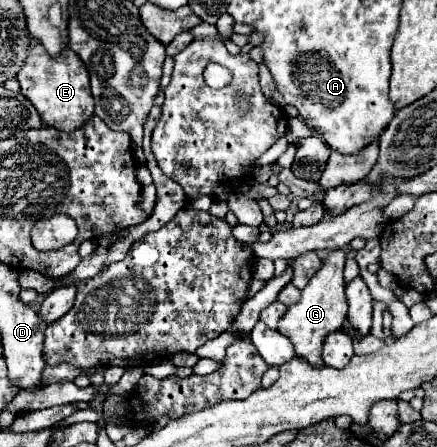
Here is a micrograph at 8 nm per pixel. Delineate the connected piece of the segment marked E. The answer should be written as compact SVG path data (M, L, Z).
M30 36L28 58L18 72L20 92L34 104L42 122L46 126L54 126L56 130L74 132L76 128L84 126L88 118L94 114L94 98L90 94L90 78L86 66L80 62L78 54L70 48L64 48L56 58L52 58L40 42Z

